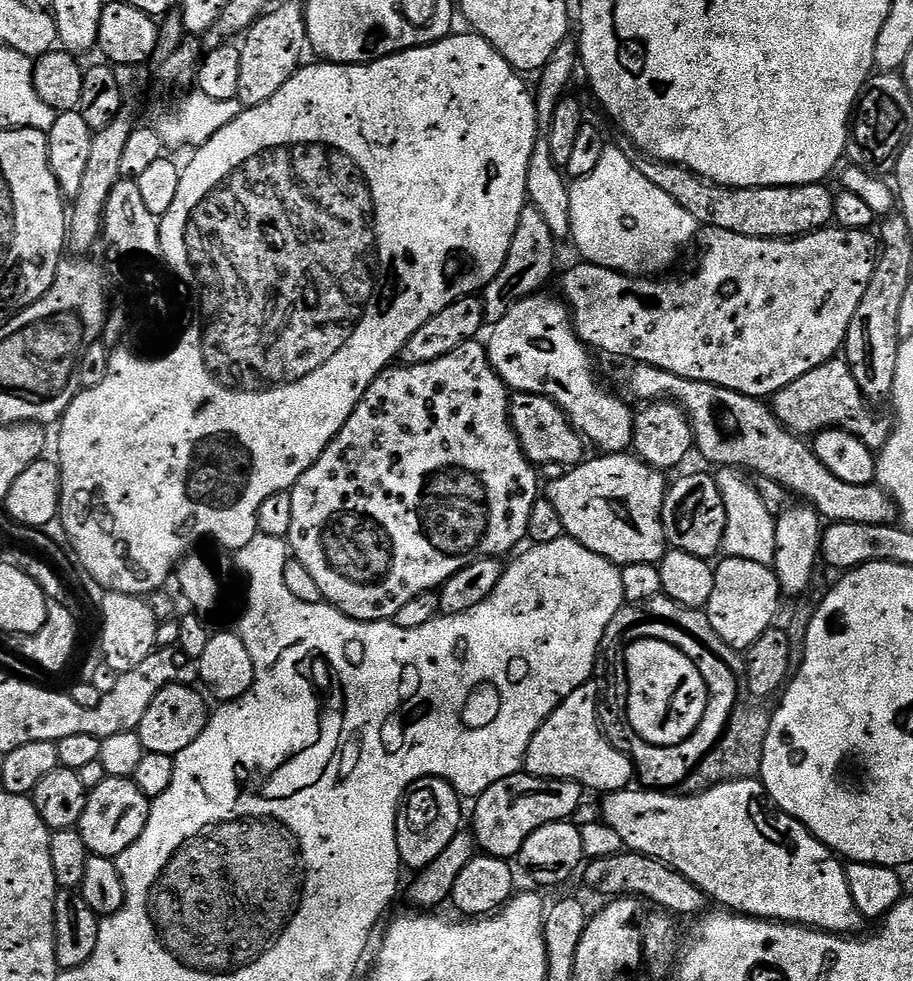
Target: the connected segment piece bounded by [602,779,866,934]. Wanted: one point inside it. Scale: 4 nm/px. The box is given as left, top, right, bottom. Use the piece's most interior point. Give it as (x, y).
(732, 841)

